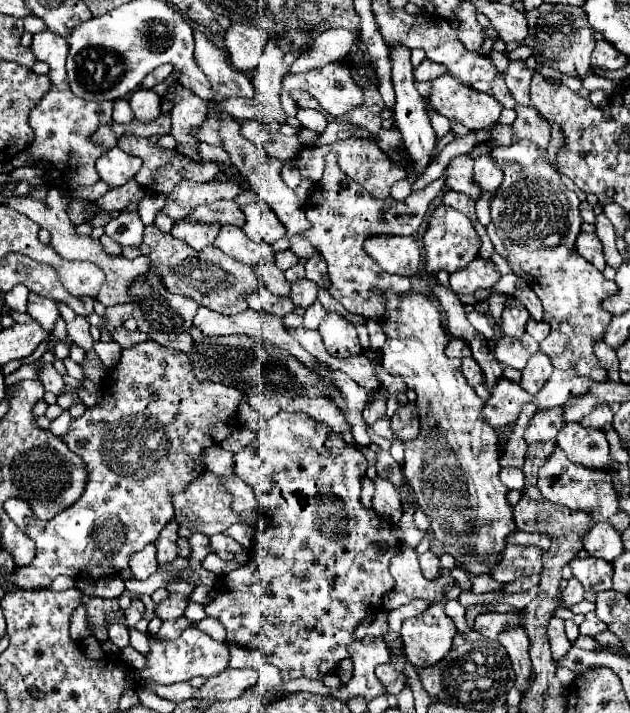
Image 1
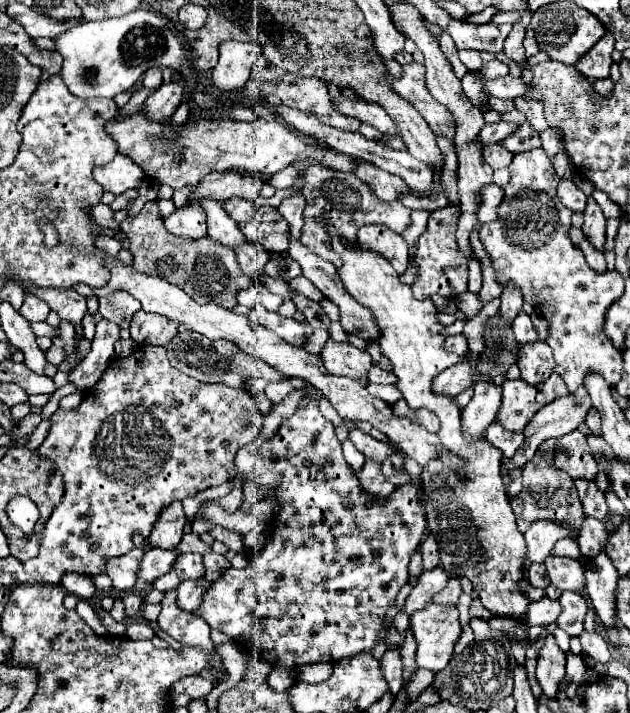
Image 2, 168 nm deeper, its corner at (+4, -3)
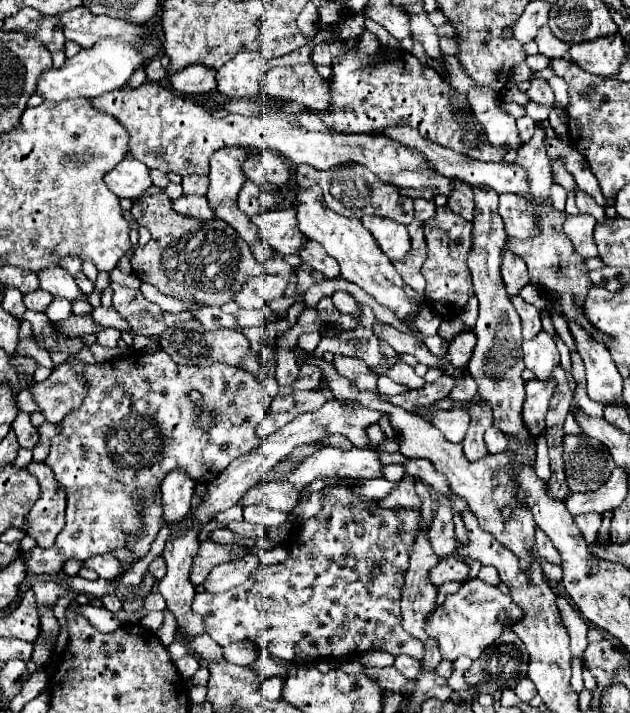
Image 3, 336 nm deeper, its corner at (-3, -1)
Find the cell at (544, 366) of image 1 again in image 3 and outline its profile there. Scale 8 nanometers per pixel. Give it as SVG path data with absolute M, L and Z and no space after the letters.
M540 331L534 339L530 341L524 341L522 343L522 359L526 363L526 367L530 371L534 371L534 375L538 379L548 379L552 369L560 363L560 353L556 349L556 343L554 339Z

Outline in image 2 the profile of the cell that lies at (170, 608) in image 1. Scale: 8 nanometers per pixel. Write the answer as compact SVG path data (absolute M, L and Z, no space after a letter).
M205 579L181 583L175 589L177 591L177 605L179 605L179 609L183 609L187 613L193 613L199 607L199 603L201 603L201 599L203 599L207 589L209 589L209 583Z

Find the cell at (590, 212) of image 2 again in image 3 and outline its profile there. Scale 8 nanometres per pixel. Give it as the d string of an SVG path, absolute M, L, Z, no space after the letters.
M578 191L578 193L576 193L576 207L580 209L580 213L592 215L596 221L604 221L604 219L606 219L604 209L602 209L588 193L584 193L584 191Z

